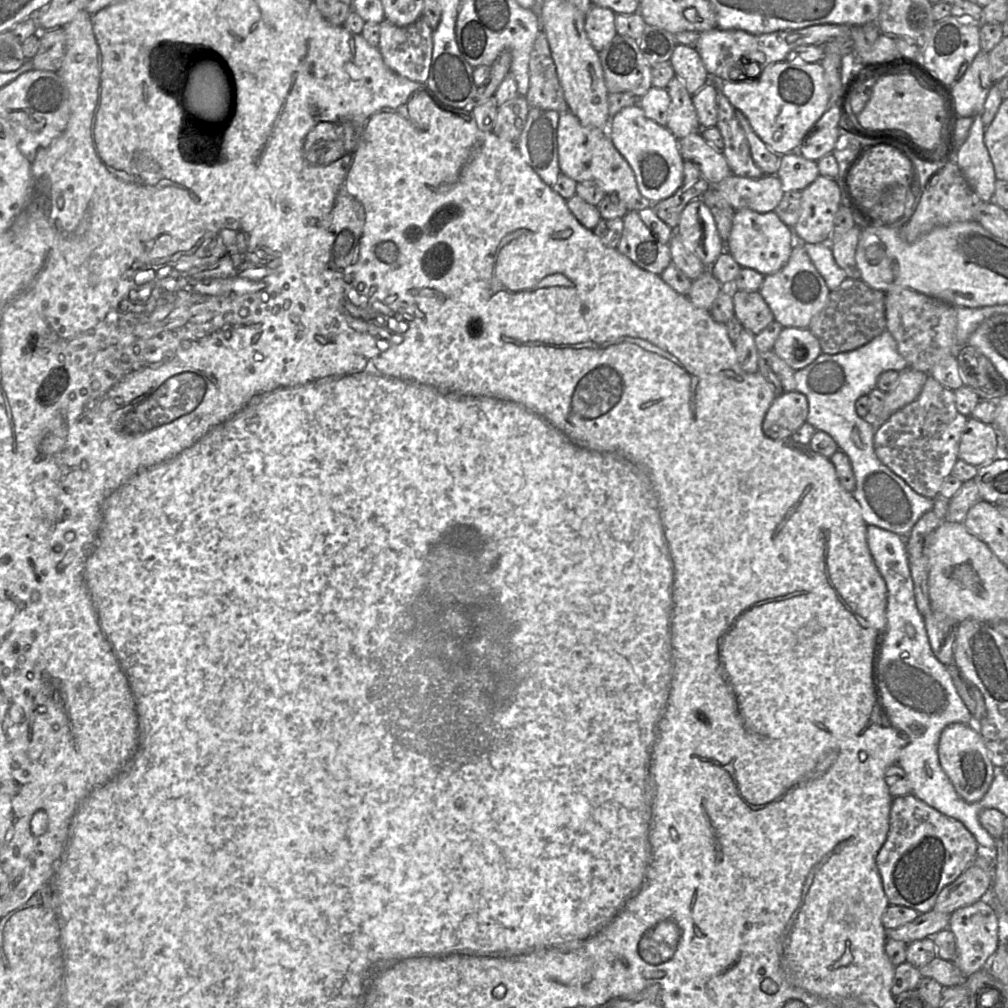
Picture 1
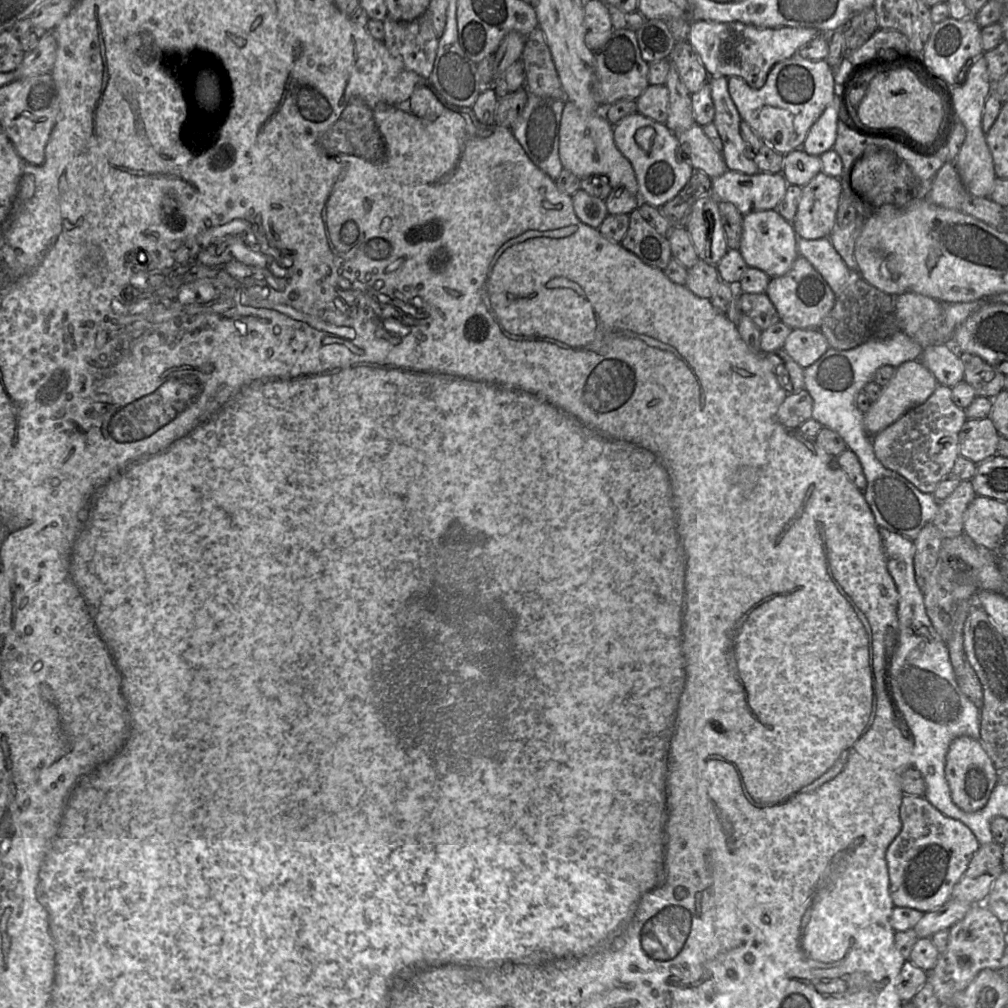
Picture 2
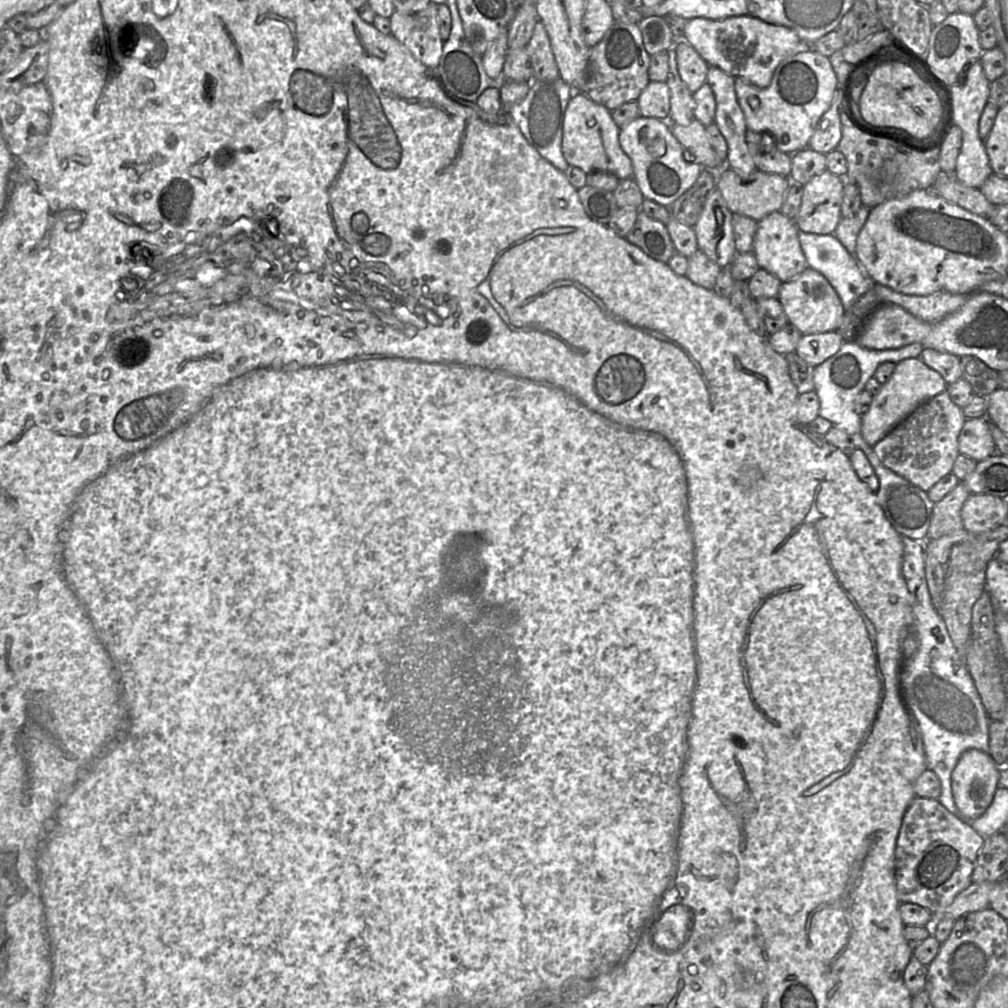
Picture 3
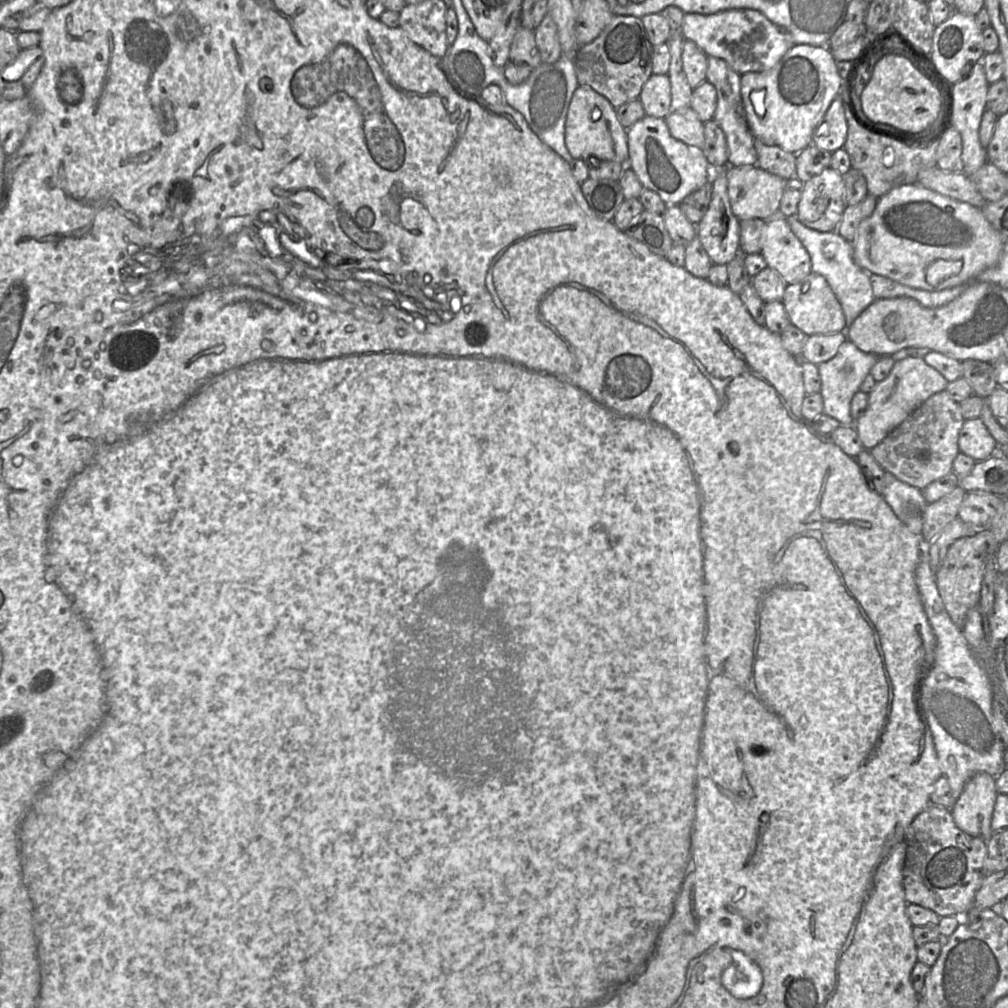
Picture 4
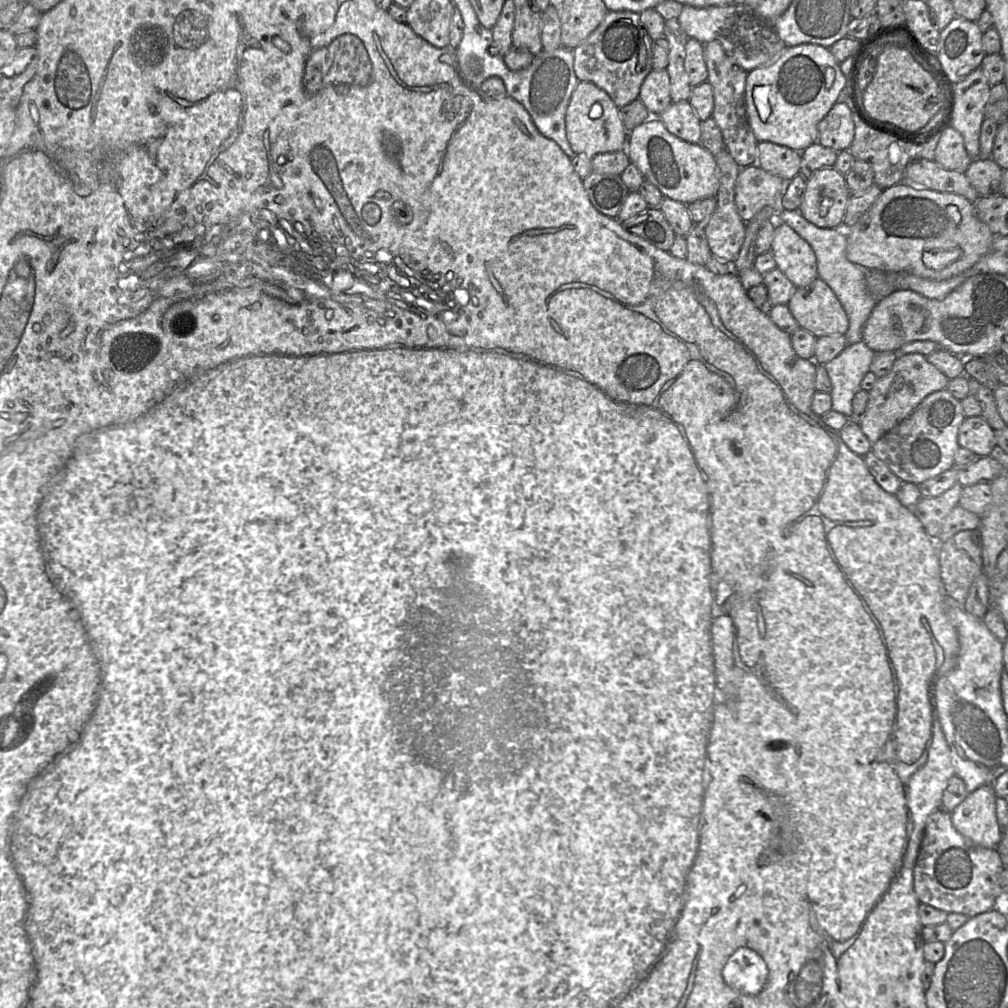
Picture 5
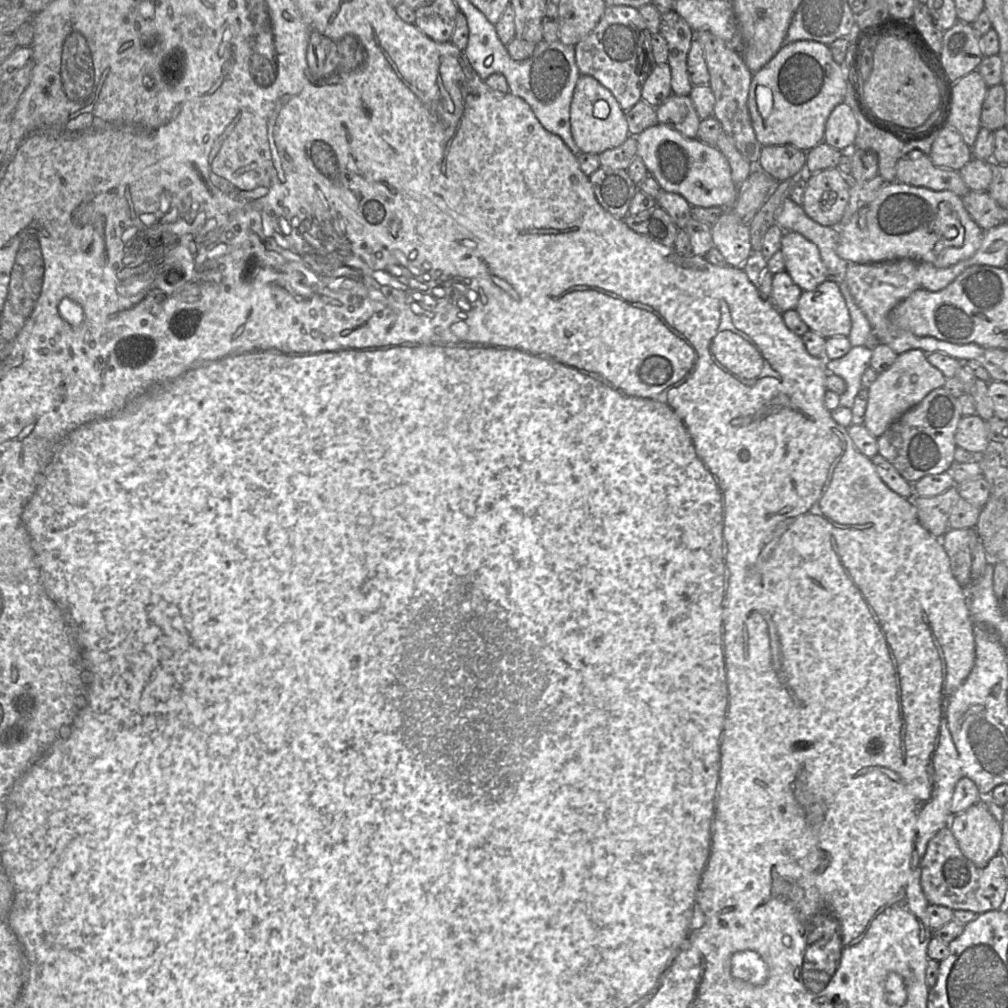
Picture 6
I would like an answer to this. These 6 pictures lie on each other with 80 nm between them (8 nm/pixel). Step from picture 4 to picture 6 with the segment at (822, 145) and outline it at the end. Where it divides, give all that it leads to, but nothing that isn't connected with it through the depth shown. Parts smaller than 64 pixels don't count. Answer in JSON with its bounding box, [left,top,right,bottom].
[823,102,859,151]

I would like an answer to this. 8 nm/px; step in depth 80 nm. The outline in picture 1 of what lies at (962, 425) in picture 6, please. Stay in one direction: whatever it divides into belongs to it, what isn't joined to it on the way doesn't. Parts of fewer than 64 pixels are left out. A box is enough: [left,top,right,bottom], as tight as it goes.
[958,417,1002,468]

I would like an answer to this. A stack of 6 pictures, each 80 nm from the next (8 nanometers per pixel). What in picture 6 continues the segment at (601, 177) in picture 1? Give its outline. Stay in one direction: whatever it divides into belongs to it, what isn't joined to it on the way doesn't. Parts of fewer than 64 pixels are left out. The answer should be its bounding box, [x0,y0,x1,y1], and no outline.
[570,75,629,154]

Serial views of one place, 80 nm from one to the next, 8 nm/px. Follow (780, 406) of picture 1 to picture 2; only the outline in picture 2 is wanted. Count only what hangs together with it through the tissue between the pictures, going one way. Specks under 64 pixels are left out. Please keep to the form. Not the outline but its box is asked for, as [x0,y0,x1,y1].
[777,389,813,428]

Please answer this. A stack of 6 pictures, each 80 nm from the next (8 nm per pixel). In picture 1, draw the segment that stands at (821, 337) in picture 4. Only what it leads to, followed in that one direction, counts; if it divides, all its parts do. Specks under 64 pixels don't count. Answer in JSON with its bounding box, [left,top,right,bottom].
[772,327,822,371]

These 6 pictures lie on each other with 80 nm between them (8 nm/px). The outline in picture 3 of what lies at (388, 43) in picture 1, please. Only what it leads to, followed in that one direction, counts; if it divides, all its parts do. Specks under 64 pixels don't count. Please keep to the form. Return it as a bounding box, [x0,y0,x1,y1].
[389,2,444,71]

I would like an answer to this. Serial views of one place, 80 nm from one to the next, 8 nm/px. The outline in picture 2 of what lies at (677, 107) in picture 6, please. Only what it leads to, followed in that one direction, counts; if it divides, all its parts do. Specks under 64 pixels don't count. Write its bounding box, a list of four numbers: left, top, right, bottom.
[674,124,727,179]

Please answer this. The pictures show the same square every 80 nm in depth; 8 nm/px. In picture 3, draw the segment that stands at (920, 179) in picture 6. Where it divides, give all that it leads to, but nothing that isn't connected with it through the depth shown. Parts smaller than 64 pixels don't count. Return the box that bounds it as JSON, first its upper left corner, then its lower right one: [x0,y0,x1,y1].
[932,172,995,217]

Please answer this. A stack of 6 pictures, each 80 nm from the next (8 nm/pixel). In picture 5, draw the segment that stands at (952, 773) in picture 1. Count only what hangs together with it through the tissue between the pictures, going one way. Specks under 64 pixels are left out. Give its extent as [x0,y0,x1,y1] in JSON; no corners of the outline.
[950,785,1003,848]

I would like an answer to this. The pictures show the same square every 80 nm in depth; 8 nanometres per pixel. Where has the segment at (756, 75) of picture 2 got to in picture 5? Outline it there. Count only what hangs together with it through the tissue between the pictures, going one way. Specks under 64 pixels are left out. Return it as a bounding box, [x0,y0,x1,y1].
[677,5,788,72]

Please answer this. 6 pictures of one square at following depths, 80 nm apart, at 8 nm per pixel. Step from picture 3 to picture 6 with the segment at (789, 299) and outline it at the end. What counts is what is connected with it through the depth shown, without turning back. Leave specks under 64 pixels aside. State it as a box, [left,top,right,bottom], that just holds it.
[795,279,851,339]

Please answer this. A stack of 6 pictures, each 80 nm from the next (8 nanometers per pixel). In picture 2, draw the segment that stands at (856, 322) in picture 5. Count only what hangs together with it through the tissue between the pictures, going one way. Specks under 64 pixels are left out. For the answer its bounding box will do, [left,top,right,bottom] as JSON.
[797,237,852,295]

